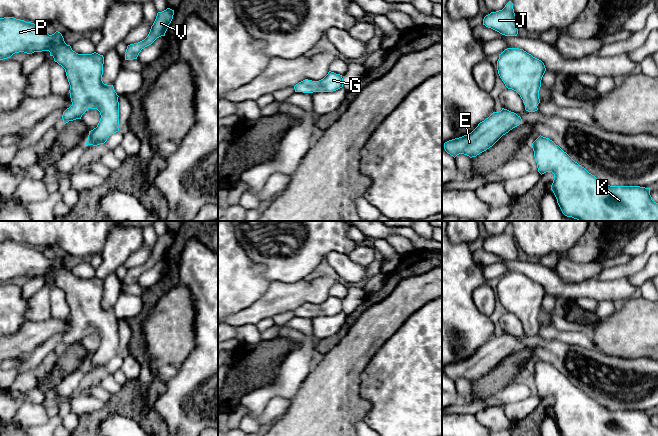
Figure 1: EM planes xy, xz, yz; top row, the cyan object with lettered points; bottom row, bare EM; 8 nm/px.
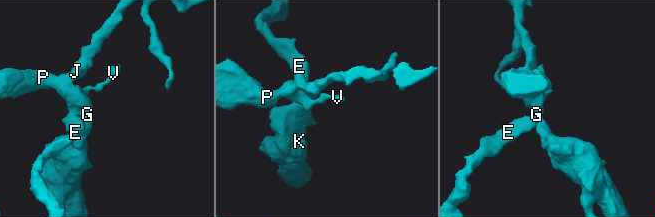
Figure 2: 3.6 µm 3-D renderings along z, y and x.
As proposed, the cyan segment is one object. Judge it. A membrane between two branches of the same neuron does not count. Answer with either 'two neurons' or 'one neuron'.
one neuron

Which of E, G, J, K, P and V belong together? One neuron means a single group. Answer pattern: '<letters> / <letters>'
E G J K P V

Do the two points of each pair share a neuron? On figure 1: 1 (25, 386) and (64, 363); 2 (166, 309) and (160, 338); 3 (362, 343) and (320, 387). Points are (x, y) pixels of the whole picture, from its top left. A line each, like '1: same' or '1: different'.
1: different
2: same
3: same

